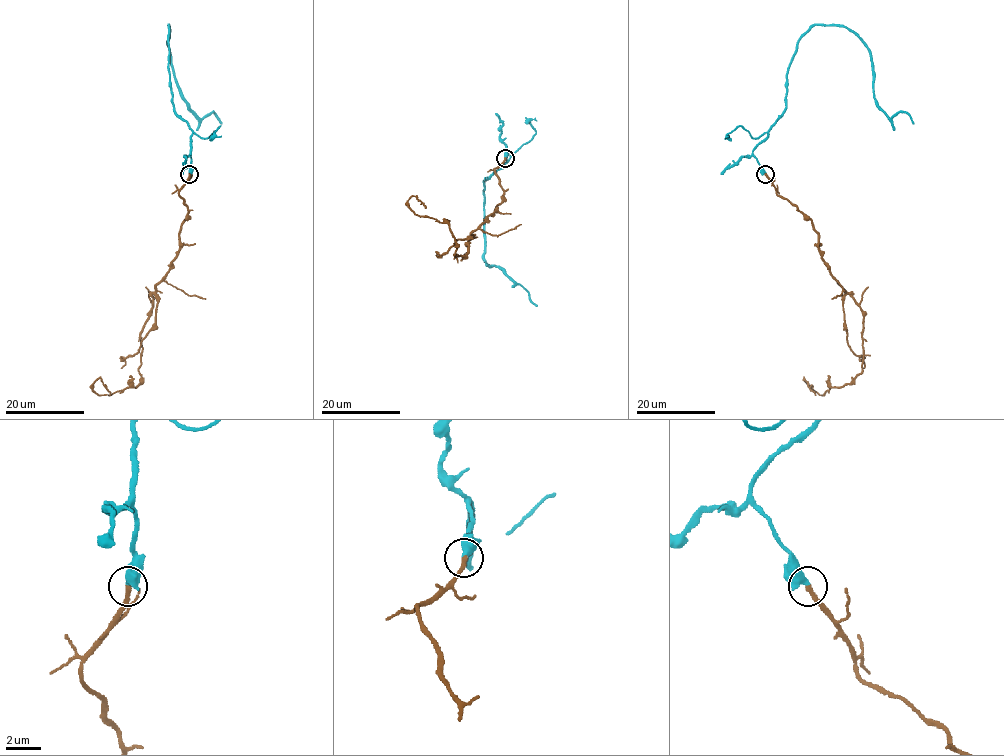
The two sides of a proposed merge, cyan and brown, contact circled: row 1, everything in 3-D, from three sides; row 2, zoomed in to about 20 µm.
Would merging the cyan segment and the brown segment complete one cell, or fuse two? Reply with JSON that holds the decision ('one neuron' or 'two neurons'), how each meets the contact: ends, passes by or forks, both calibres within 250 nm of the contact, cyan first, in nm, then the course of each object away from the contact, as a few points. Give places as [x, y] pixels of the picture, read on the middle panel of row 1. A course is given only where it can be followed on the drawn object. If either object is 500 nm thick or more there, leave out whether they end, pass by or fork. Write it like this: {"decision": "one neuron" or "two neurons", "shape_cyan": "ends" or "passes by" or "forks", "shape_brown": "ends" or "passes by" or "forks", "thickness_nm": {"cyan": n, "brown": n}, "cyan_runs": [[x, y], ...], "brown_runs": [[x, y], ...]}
{"decision": "one neuron", "shape_cyan": "ends", "shape_brown": "ends", "thickness_nm": {"cyan": 480, "brown": 280}, "cyan_runs": [[504, 158], [506, 145], [507, 161], [484, 182], [484, 259], [487, 264], [501, 269], [527, 291], [537, 306]], "brown_runs": [[504, 158], [495, 169], [503, 199], [464, 256], [446, 223], [407, 201], [425, 208]]}

